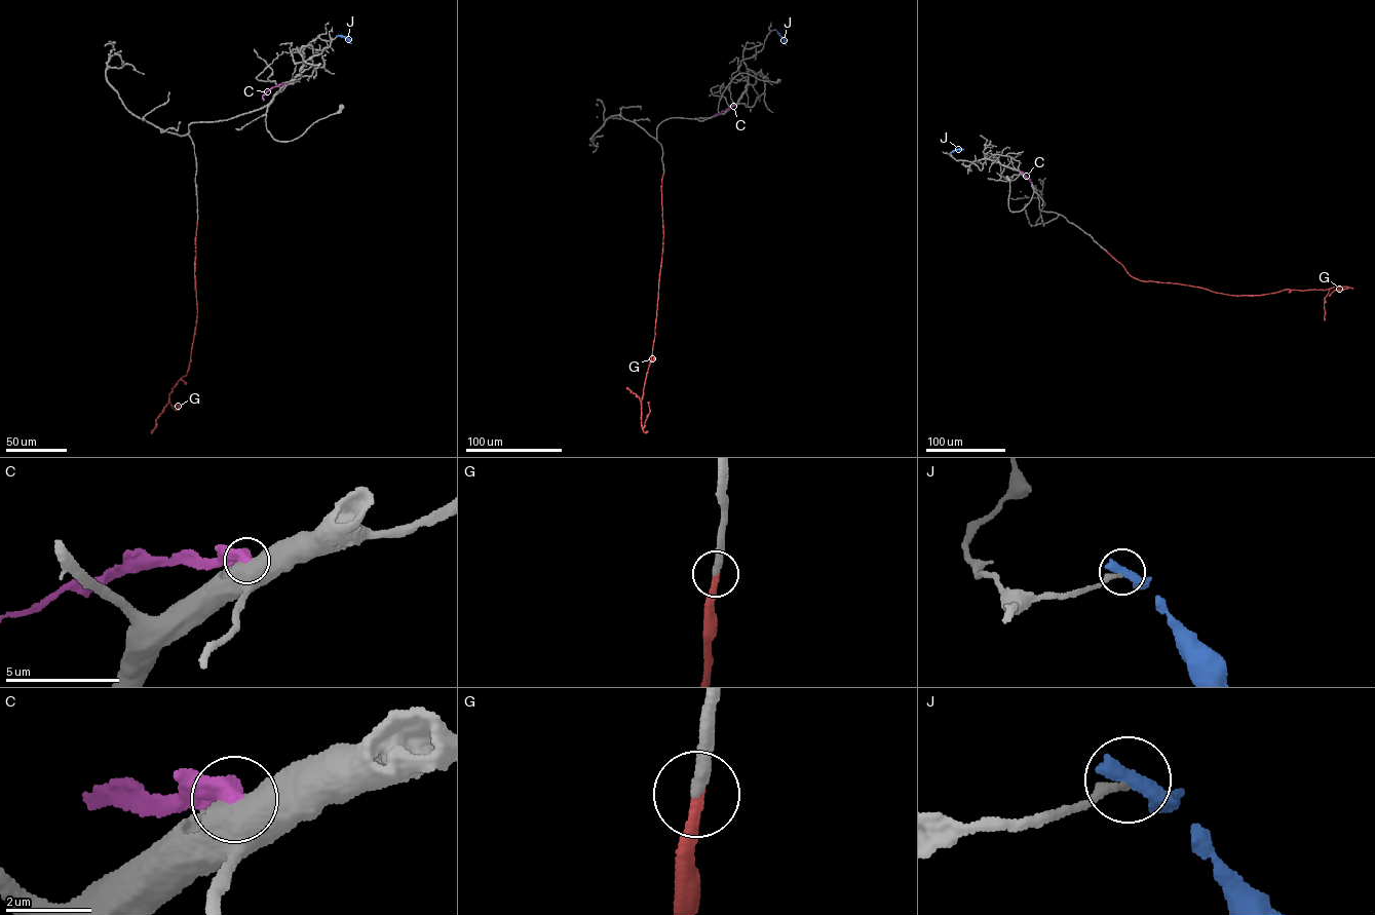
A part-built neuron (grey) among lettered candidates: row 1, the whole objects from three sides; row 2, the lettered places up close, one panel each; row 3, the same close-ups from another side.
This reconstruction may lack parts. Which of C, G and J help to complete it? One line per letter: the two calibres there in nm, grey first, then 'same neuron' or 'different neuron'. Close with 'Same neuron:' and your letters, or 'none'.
C: 800 nm thick on the grey side, 600 nm on the other; different neuron
G: 320 nm thick on the grey side, 280 nm on the other; same neuron
J: 200 nm thick on the grey side, 480 nm on the other; different neuron
Same neuron: G

